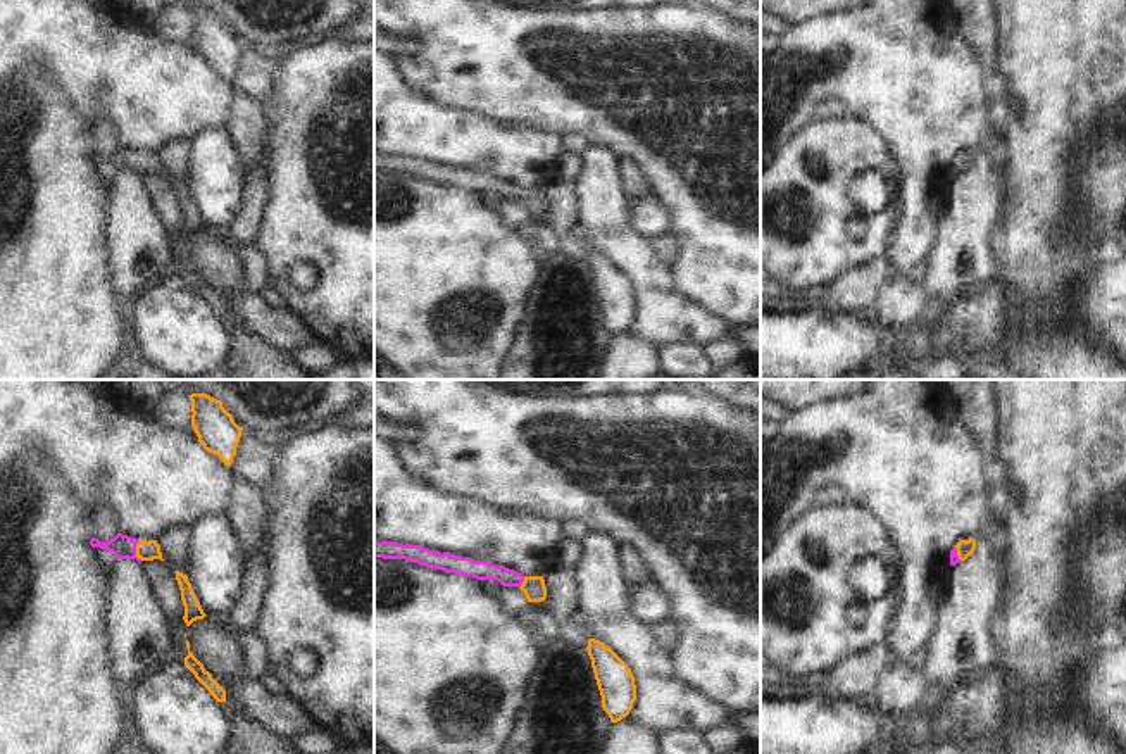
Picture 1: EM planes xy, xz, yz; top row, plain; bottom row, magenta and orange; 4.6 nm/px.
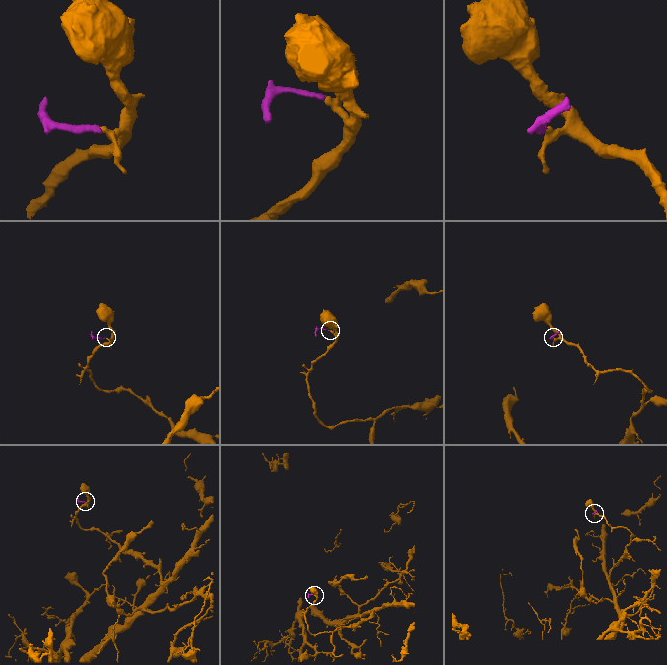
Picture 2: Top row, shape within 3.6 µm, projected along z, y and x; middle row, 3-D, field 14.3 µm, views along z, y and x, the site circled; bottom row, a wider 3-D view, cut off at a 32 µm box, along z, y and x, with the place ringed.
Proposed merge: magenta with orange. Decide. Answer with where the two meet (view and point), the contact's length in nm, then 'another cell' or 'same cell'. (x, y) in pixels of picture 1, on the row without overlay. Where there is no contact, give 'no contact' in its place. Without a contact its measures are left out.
contact xy (135, 164); length 100 nm; same cell

